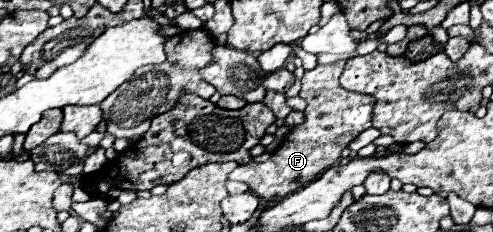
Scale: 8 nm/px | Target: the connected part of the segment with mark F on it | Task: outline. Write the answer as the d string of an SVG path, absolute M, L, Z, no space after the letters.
M339 60L335 64L317 66L303 76L303 88L301 98L307 102L307 108L303 110L305 120L303 124L291 128L289 136L281 140L277 150L271 154L269 160L257 164L243 164L237 170L229 174L229 180L245 182L253 194L269 200L279 202L287 194L299 190L301 186L307 186L313 182L321 172L331 168L335 162L339 162L341 152L345 146L349 146L365 128L371 126L371 114L375 100L367 94L349 92L339 86L339 76L343 72L345 62Z

